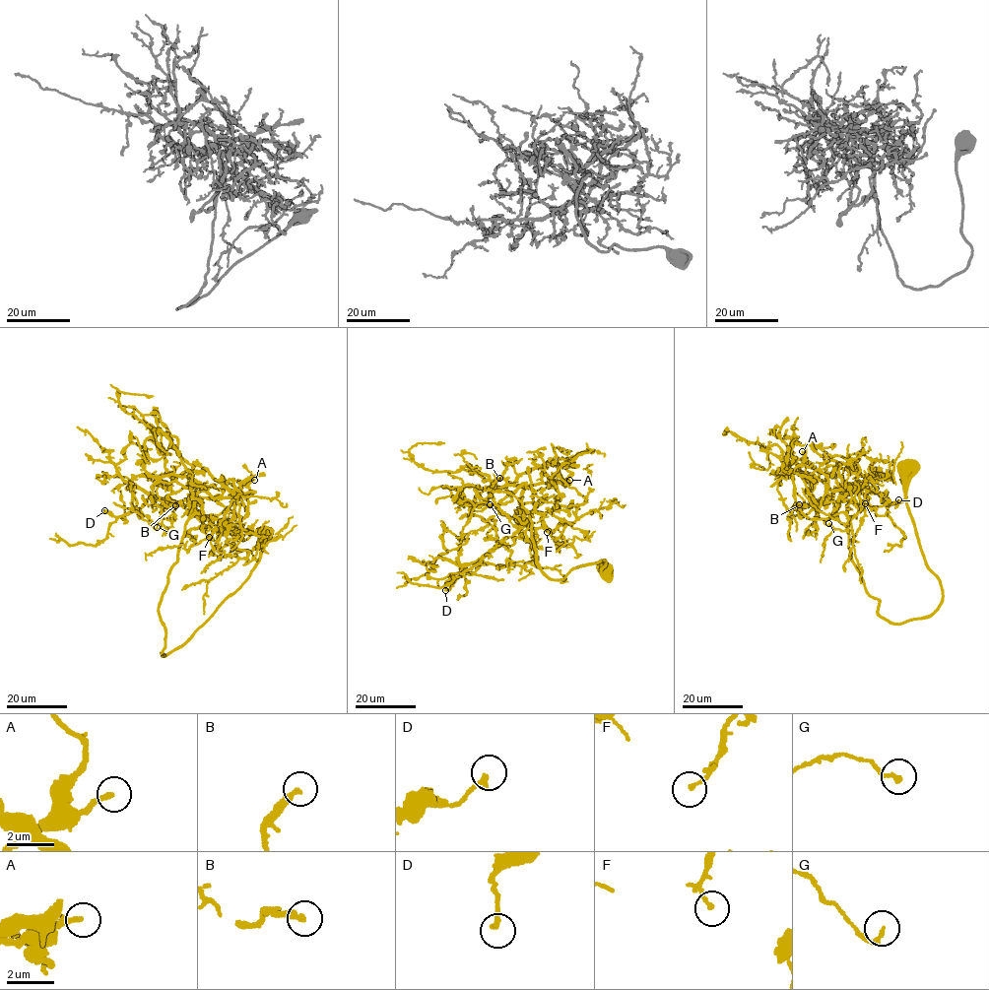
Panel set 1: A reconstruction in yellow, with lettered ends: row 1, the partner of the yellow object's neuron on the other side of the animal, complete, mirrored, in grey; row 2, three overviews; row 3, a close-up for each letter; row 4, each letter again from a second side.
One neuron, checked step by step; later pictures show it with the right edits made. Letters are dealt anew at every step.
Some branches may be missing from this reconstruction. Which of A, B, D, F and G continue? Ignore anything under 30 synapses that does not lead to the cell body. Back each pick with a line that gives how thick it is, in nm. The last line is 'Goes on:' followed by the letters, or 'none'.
B: Thickness 240 nm
Goes on: B

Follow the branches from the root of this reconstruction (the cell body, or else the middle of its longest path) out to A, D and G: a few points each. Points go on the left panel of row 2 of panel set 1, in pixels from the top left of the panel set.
A: (266, 535), (249, 577), (164, 656), (159, 605), (197, 494), (228, 498), (254, 480)
D: (266, 535), (249, 577), (164, 656), (165, 626), (159, 605), (194, 510), (150, 495), (120, 516), (104, 510)
G: (266, 535), (249, 577), (164, 656), (165, 626), (159, 605), (194, 510), (128, 486), (138, 516), (157, 527)

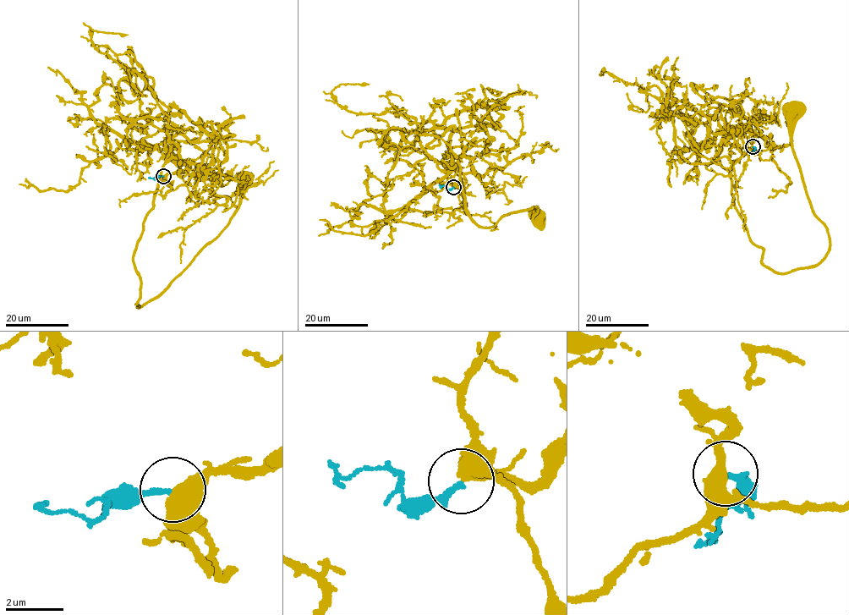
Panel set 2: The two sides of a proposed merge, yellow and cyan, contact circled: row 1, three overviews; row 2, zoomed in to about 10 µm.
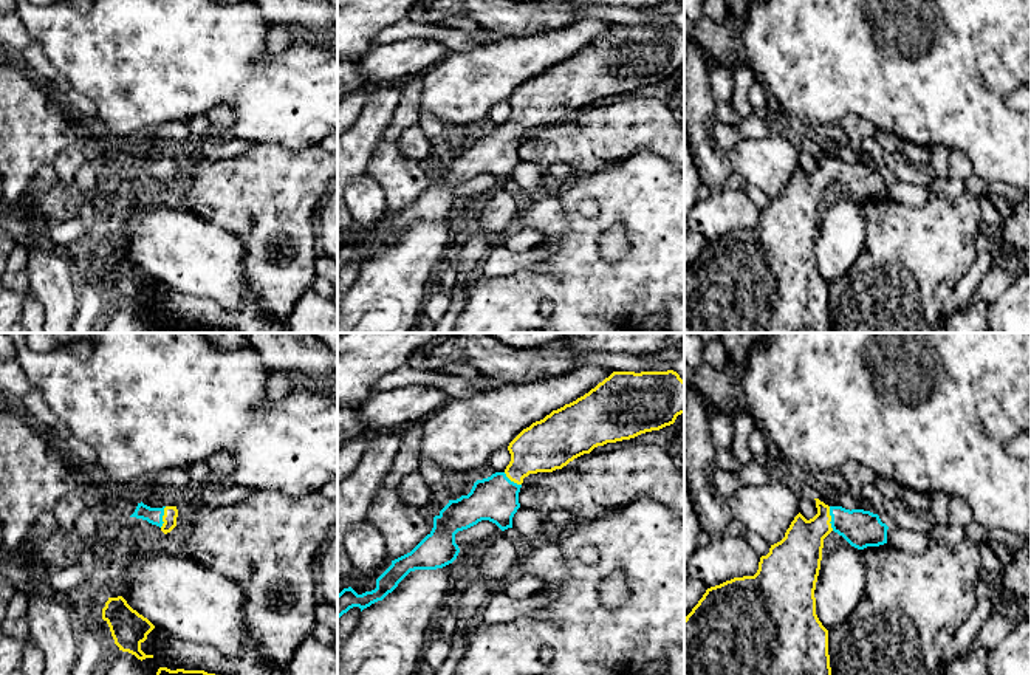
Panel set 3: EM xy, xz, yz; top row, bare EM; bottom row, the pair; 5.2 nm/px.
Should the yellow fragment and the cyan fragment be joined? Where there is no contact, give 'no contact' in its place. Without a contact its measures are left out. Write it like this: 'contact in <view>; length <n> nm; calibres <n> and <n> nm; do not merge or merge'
contact in yz; length 130 nm; calibres 240 and 190 nm; merge

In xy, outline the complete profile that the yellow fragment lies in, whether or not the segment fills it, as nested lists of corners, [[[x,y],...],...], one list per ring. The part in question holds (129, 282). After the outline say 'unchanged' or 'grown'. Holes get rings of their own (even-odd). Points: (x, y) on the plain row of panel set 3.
[[[122,249],[108,251],[102,262],[102,272],[108,277],[115,297],[122,305],[135,308],[138,313],[153,311],[141,303],[141,297],[155,279],[133,263]]]; unchanged

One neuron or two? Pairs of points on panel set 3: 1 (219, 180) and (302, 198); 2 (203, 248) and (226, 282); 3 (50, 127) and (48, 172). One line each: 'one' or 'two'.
1: one
2: one
3: two

